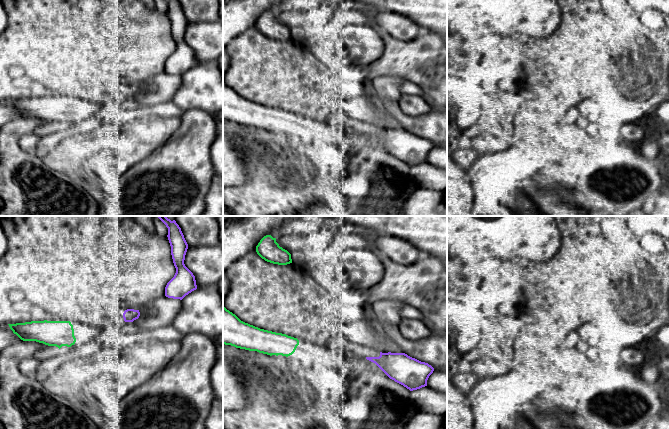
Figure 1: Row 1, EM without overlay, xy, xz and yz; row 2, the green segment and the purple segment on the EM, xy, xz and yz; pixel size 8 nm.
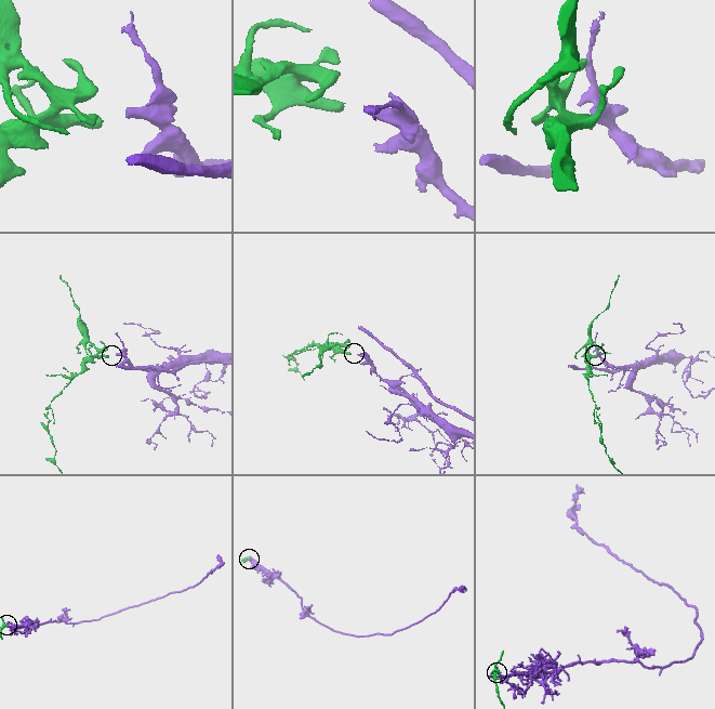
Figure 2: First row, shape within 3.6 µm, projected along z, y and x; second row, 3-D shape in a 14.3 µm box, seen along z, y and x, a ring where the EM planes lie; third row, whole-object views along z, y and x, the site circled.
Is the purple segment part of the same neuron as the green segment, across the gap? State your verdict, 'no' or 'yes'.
yes

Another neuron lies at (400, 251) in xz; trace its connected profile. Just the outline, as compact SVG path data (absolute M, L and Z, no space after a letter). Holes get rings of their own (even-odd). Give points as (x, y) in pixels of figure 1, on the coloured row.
M377 234L372 236L372 240L373 249L378 254L390 258L396 263L412 264L423 256L418 248L403 239Z

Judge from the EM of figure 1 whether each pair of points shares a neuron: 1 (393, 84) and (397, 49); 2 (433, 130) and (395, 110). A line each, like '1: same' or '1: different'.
1: different
2: same

